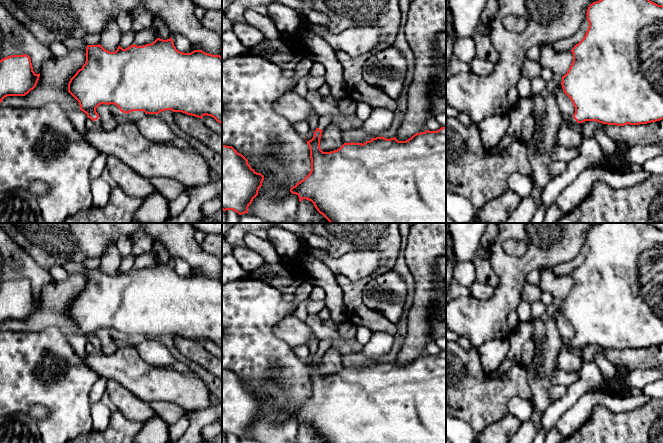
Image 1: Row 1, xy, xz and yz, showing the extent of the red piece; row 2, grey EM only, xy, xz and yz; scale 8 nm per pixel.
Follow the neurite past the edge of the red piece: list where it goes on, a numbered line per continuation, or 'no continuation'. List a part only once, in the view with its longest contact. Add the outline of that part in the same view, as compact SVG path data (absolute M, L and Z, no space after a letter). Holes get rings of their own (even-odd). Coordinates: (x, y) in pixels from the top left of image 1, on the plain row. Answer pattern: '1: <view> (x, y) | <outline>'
1: yz (570, 345) | M573 340L565 341L563 343L563 346L565 346L569 351L577 353L577 345L573 342Z

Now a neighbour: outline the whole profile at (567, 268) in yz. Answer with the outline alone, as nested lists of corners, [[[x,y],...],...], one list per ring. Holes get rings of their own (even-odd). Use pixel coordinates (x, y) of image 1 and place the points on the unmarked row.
[[[588,244],[584,245],[581,252],[573,260],[554,267],[548,267],[543,270],[550,270],[557,275],[571,275],[572,272],[578,268],[585,260],[589,251]]]

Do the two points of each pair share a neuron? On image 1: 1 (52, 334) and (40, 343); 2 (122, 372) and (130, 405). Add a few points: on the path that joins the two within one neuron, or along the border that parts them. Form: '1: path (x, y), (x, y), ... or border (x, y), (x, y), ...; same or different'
1: path (49, 337), (43, 343); same
2: border (108, 379), (117, 381), (146, 402); different

